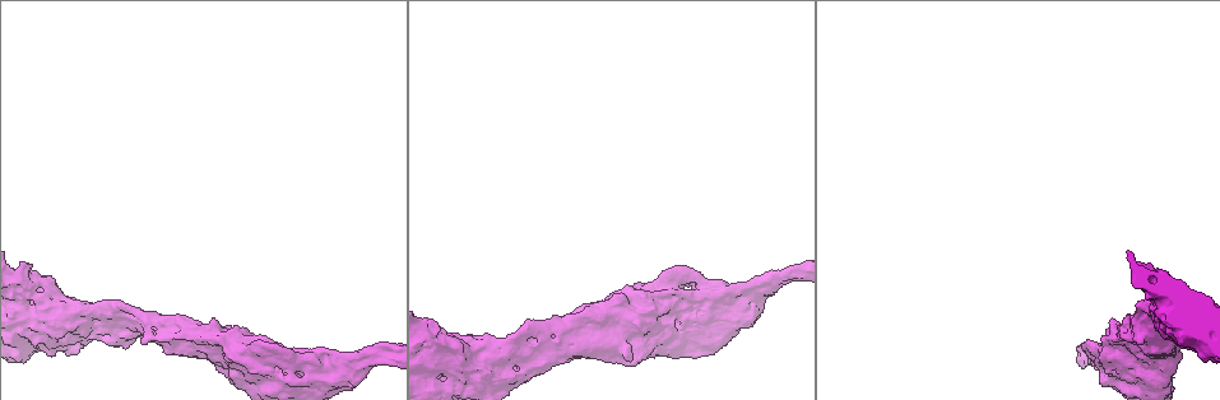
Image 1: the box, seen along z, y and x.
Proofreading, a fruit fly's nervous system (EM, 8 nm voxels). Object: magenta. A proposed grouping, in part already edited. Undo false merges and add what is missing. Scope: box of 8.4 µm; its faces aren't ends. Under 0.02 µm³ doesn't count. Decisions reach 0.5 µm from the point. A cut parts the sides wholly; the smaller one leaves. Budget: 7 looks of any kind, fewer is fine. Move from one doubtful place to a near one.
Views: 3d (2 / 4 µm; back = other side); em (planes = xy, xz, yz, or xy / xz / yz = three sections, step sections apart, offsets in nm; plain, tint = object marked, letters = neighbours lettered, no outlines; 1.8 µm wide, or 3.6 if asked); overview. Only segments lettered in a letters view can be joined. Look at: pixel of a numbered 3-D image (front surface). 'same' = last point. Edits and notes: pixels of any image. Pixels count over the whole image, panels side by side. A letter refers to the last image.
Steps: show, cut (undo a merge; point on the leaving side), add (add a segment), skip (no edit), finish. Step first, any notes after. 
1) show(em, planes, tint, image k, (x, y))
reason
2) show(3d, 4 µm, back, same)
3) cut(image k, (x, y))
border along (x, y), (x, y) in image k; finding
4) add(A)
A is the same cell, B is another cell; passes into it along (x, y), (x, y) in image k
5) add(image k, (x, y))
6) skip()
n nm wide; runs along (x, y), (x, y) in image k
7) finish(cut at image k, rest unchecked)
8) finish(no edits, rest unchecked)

show(3d, 4 µm, image 1, (503, 374))
closes a loop

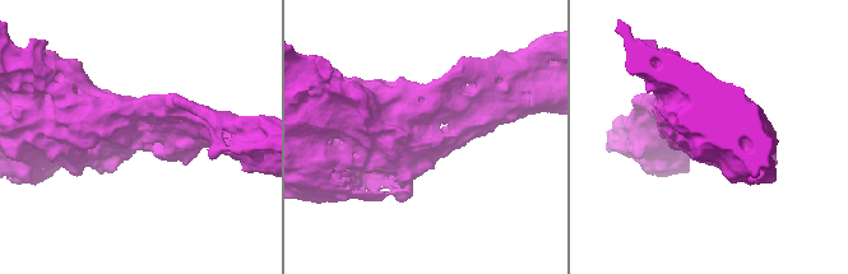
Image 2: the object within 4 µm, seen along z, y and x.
show(em, 3.6 µm, planes, letters, image 2, (138, 134))
shape alone is not enough

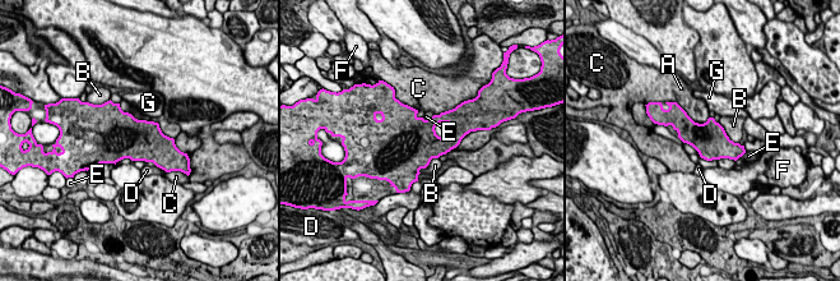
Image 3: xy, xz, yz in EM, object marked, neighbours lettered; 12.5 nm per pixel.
skip()
A, B, C, D, E, F and G are other cells; border along (683, 142), (688, 143), (700, 156) in image 3; one cell here

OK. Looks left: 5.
show(3d, 4 µm, image 1, (23, 286))
branch stops here

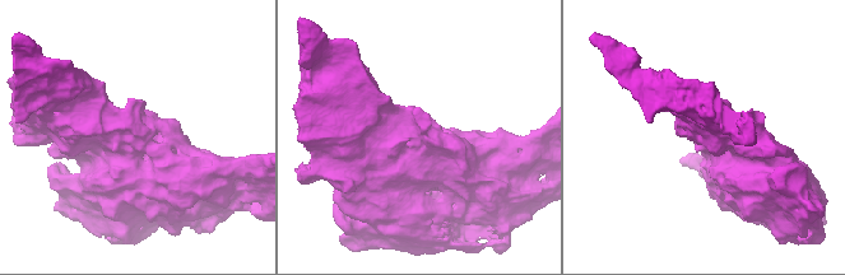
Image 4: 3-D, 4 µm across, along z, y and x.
show(em, xz, step 8, tint, image 4, (134, 134))
shape alone is not enough

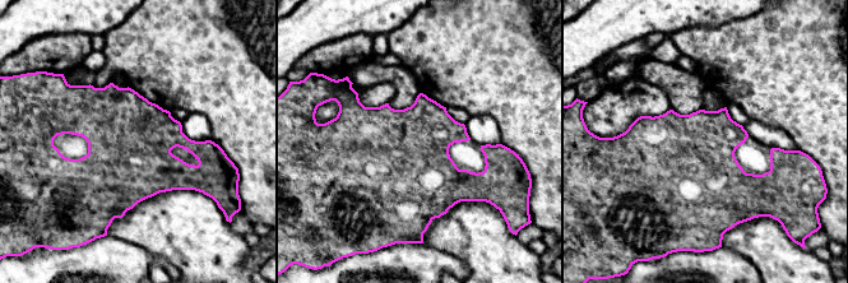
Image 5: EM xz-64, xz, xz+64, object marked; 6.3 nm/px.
show(em, planes, letters, same)
cut it another way

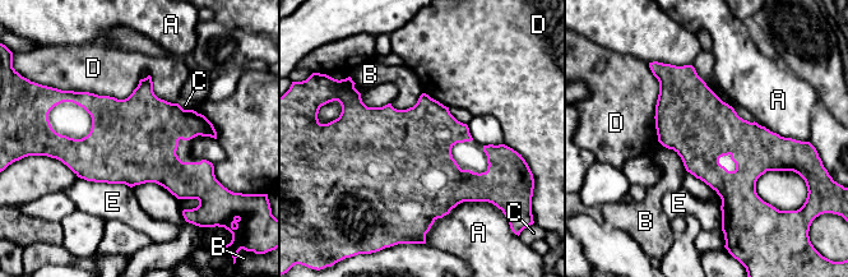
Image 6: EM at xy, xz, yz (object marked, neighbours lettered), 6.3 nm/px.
skip()
A, B, C, D and E are other cells; border along (140, 79), (124, 98), (65, 89) in image 6; none of them fits

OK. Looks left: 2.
finish(no edits, rest unchecked)

